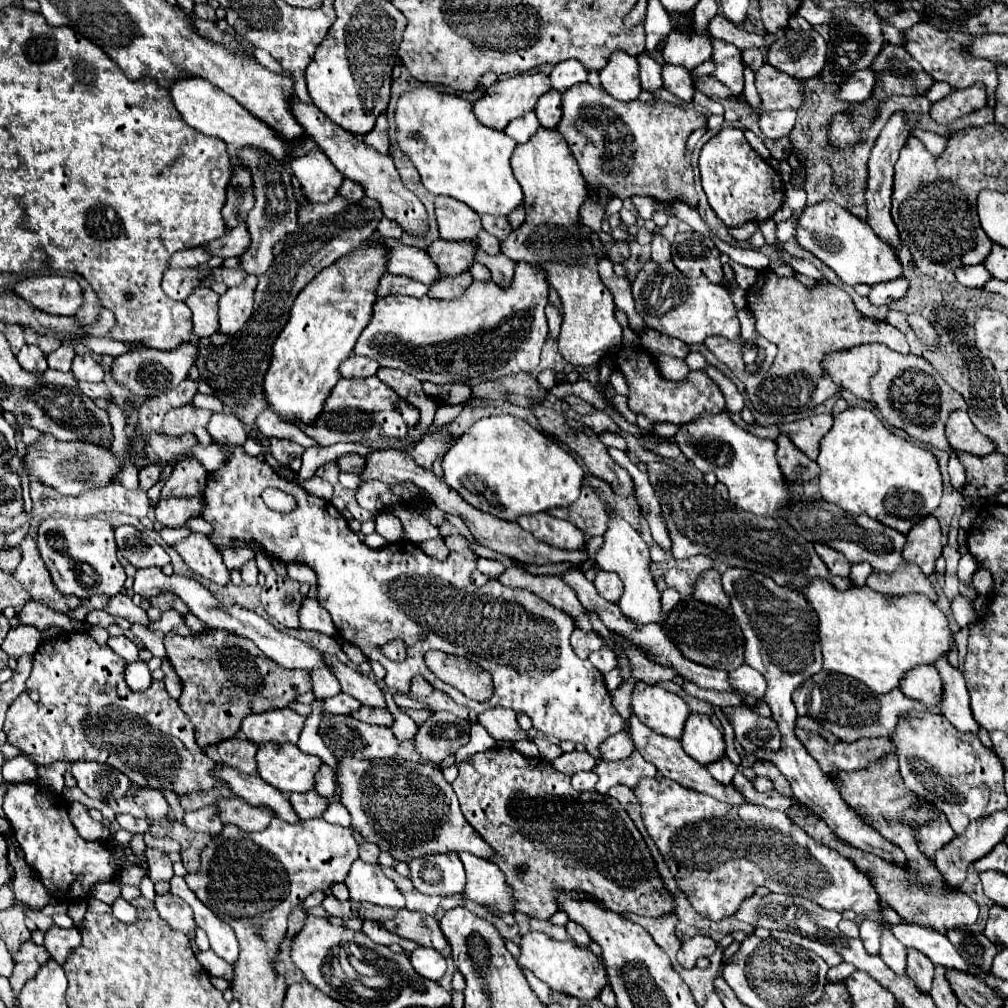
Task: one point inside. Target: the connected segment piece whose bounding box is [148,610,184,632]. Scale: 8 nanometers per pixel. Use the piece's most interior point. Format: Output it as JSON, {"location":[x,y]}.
{"location":[171,619]}

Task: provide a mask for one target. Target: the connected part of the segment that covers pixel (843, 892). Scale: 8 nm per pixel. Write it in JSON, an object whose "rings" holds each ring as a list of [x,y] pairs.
{"rings":[[[662,776],[640,778],[634,794],[640,800],[648,834],[698,914],[710,920],[730,918],[758,886],[766,886],[770,892],[808,898],[828,910],[852,910],[856,916],[882,924],[880,958],[896,974],[906,972],[922,992],[930,992],[934,964],[914,948],[908,948],[906,958],[906,946],[896,940],[890,932],[890,922],[882,916],[882,904],[872,880],[852,860],[818,844],[798,824],[792,824],[784,812],[756,804],[722,804],[712,796],[682,788],[678,782]]]}

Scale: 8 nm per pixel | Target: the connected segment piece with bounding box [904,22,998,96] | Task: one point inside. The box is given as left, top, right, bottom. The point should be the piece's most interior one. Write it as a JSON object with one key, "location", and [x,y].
{"location":[945,59]}

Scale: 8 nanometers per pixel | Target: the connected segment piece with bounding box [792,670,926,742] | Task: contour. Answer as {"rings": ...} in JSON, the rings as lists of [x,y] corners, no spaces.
{"rings":[[[826,670],[802,682],[794,690],[792,700],[798,710],[798,716],[812,718],[824,730],[832,732],[836,738],[844,742],[856,742],[862,738],[890,738],[892,730],[896,728],[900,712],[926,710],[926,706],[918,704],[916,700],[910,700],[898,688],[886,694],[878,694],[878,692],[870,692],[870,688],[866,688],[858,680],[850,680],[848,676],[842,676],[838,672],[826,672]]]}

